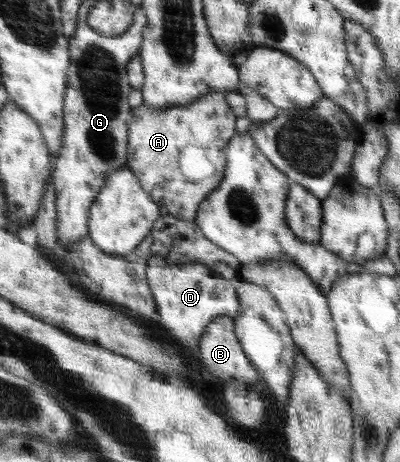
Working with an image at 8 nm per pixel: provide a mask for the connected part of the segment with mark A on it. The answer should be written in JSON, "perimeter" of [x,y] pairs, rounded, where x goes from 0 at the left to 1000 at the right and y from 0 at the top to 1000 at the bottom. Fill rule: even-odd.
{"perimeter":[[[568,197],[528,199],[460,229],[388,236],[353,225],[330,234],[330,260],[320,266],[320,364],[330,366],[360,413],[423,455],[423,465],[485,481],[503,439],[510,439],[560,390],[568,320],[588,284],[588,258],[593,253],[568,223]],[[463,323],[503,323],[518,348],[533,357],[533,374],[513,387],[463,387]]]}

